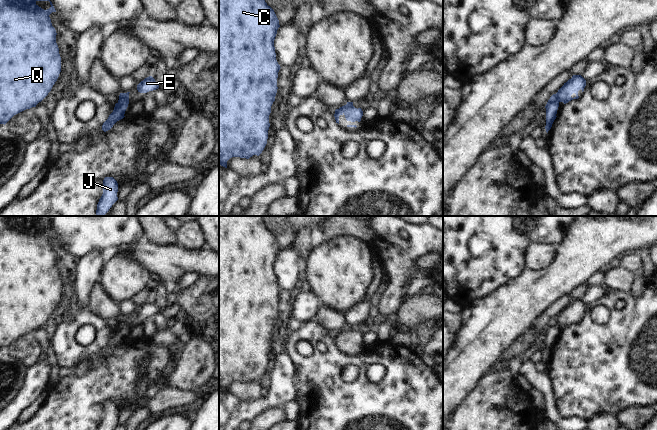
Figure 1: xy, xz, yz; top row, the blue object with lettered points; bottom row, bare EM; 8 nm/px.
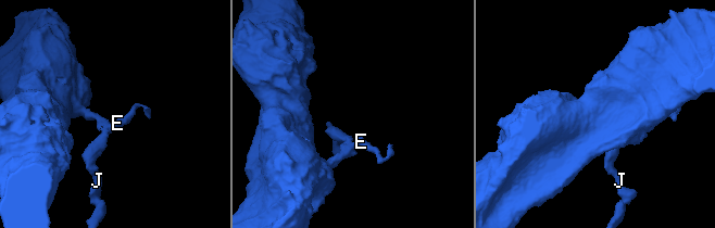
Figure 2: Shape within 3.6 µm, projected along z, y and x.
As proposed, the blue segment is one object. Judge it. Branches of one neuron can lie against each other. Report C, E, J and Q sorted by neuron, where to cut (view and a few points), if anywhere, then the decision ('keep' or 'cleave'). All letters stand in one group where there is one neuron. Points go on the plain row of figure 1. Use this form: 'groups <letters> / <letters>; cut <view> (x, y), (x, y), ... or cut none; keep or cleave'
groups C Q / E J; cut yz (555, 318), (559, 325); cleave

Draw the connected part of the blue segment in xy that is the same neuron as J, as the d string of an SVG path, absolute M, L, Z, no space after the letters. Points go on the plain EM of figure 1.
M105 401L103 404L103 418L97 430L112 430L117 424L118 407L113 401Z

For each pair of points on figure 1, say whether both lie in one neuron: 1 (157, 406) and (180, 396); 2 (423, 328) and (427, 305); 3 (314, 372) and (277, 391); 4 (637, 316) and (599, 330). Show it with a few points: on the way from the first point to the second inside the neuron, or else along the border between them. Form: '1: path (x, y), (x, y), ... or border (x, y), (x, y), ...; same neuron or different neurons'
1: path (163, 400), (166, 397), (174, 397); same neuron
2: border (432, 322), (421, 322), (412, 330); different neurons
3: border (290, 359), (294, 367), (295, 398); different neurons
4: path (628, 325), (623, 330), (608, 330); same neuron

